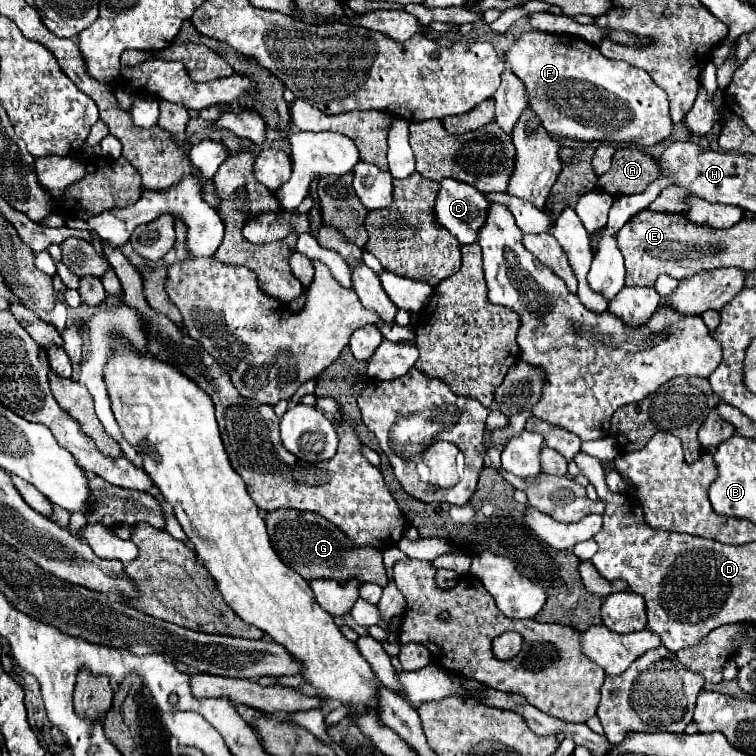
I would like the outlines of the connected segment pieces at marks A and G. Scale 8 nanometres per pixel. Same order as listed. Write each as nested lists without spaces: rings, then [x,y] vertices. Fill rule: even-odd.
[[[640,148],[616,150],[612,156],[612,168],[598,178],[596,188],[610,192],[612,196],[620,194],[640,194],[660,176],[658,164]]]
[[[274,510],[266,512],[264,516],[268,526],[268,536],[280,560],[296,570],[302,578],[316,580],[316,578],[336,578],[346,582],[346,578],[356,576],[360,584],[374,582],[378,586],[388,584],[388,576],[382,564],[382,554],[374,548],[356,548],[352,542],[342,536],[342,532],[334,524],[326,524],[326,518],[314,512],[300,512],[300,510]]]

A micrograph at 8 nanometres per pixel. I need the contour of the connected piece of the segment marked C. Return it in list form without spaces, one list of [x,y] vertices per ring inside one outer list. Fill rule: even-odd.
[[[444,178],[436,196],[434,214],[440,226],[444,226],[460,244],[476,242],[478,228],[486,220],[488,200],[470,184],[462,184],[454,178]]]

